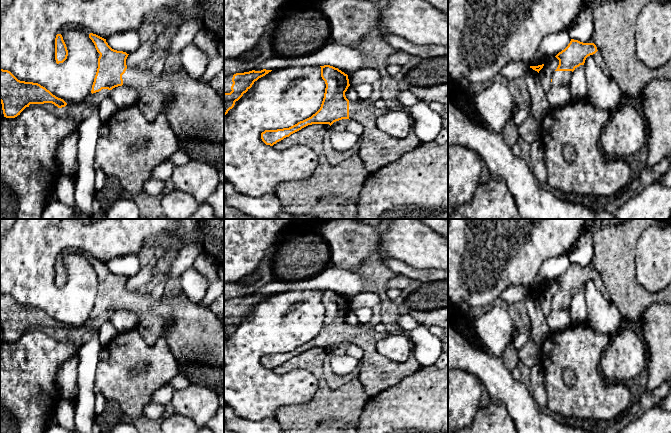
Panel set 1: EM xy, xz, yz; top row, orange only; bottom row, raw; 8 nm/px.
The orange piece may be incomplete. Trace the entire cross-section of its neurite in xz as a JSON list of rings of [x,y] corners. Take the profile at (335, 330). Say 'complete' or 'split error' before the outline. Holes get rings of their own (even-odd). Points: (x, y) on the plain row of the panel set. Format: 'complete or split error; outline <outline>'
split error; outline [[[330,289],[320,291],[321,301],[326,308],[320,333],[311,341],[289,352],[265,354],[261,357],[261,363],[266,369],[273,370],[308,349],[329,348],[331,350],[342,343],[354,344],[363,350],[358,379],[366,394],[373,397],[421,368],[413,355],[403,363],[381,355],[376,349],[376,344],[391,332],[379,333],[373,327],[365,325],[350,326],[345,320],[350,310],[348,299]]]

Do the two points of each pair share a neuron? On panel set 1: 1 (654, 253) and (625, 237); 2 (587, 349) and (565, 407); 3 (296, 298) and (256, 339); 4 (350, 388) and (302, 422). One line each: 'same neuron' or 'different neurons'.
1: different neurons
2: same neuron
3: same neuron
4: same neuron

